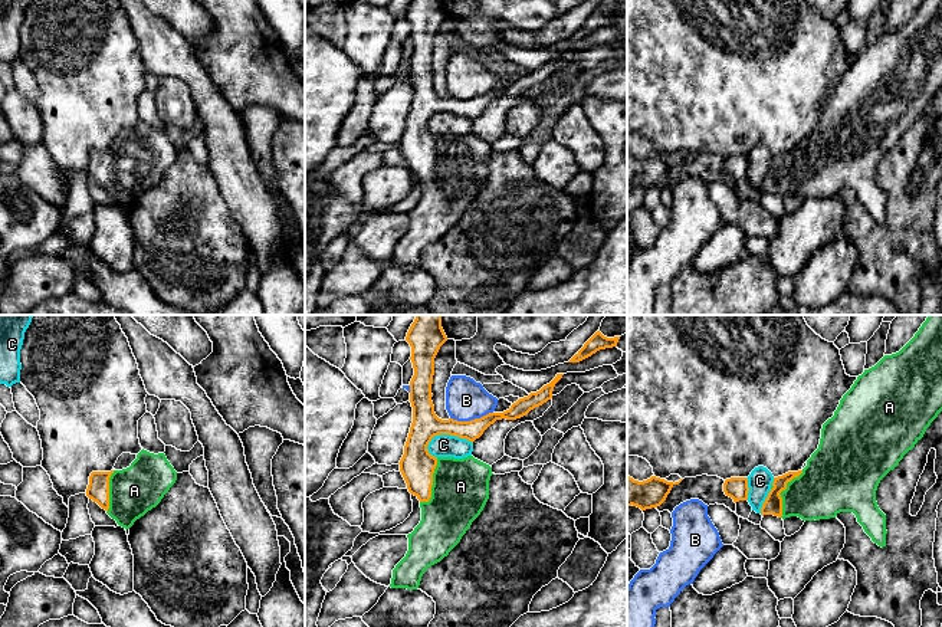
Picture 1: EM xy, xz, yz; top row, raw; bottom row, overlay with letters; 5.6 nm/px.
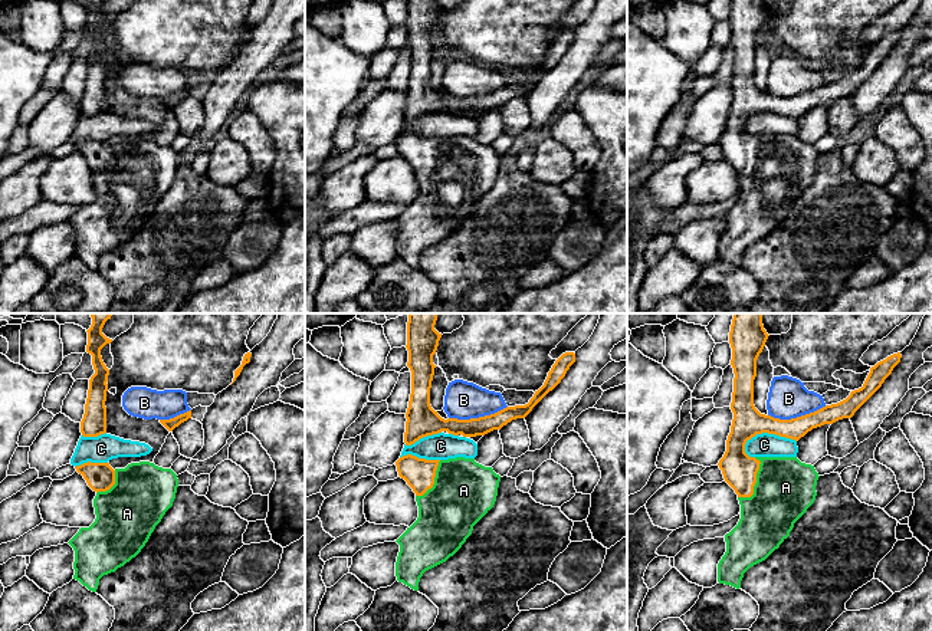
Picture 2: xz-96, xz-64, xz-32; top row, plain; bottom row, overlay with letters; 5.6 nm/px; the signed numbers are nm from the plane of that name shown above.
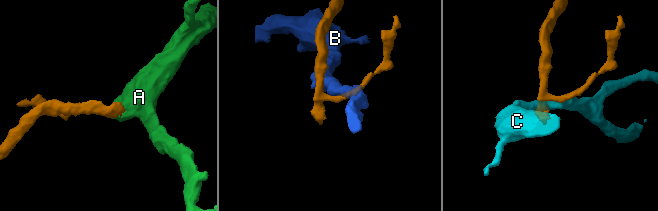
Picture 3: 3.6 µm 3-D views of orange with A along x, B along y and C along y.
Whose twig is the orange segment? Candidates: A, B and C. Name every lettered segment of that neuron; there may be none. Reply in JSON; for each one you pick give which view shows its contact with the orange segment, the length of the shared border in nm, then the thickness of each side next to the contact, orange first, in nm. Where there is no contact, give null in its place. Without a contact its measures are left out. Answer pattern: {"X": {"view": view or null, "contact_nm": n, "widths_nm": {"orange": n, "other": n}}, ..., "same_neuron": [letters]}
{"A": {"view": "yz", "contact_nm": 300, "widths_nm": {"orange": 110, "other": 320}}, "same_neuron": ["A"]}

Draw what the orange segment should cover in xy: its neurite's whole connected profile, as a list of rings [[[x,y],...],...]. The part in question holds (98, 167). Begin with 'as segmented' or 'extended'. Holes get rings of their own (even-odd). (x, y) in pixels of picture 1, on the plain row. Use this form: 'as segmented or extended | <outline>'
extended | [[[141,128],[129,145],[92,150],[86,174],[125,207],[155,186],[177,158],[164,131]]]

